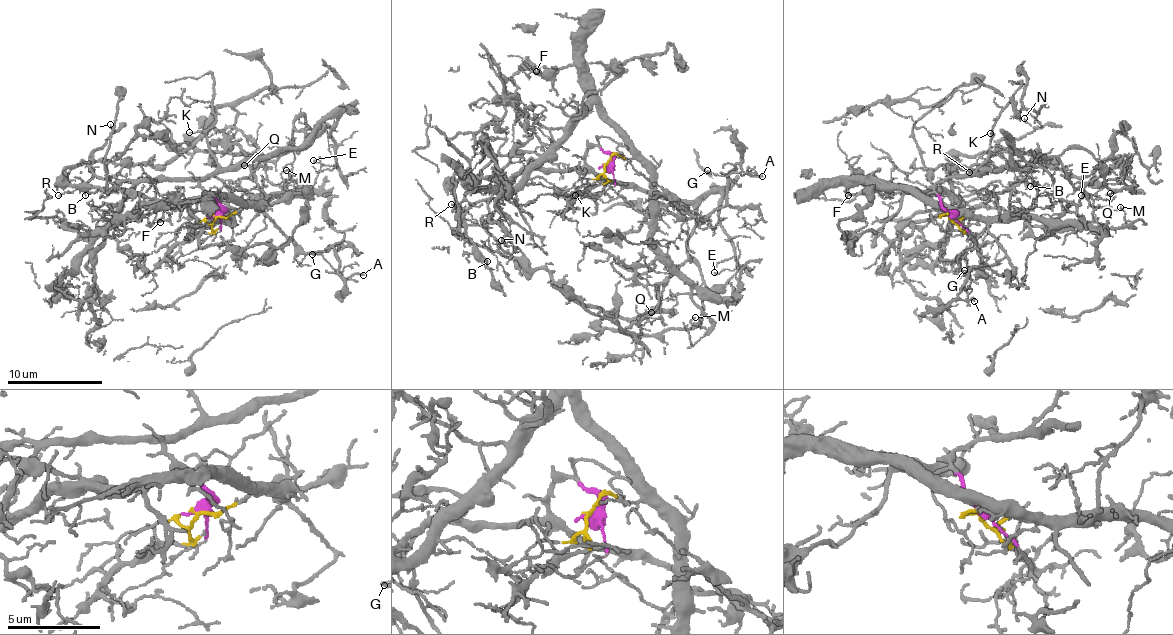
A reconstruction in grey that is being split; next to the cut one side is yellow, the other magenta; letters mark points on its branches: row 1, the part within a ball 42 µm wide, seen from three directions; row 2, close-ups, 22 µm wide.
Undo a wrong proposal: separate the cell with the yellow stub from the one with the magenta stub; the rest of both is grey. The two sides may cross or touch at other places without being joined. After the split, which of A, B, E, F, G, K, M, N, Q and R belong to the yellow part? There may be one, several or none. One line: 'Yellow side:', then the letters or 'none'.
Yellow side: A, F, G, M

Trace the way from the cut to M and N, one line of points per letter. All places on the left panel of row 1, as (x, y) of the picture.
M: (215, 216), (229, 217), (249, 206), (257, 209), (249, 199), (282, 189), (291, 192), (282, 174), (287, 170)
N: (215, 216), (221, 205), (196, 180), (112, 181), (95, 174), (89, 159), (111, 134), (109, 124)

